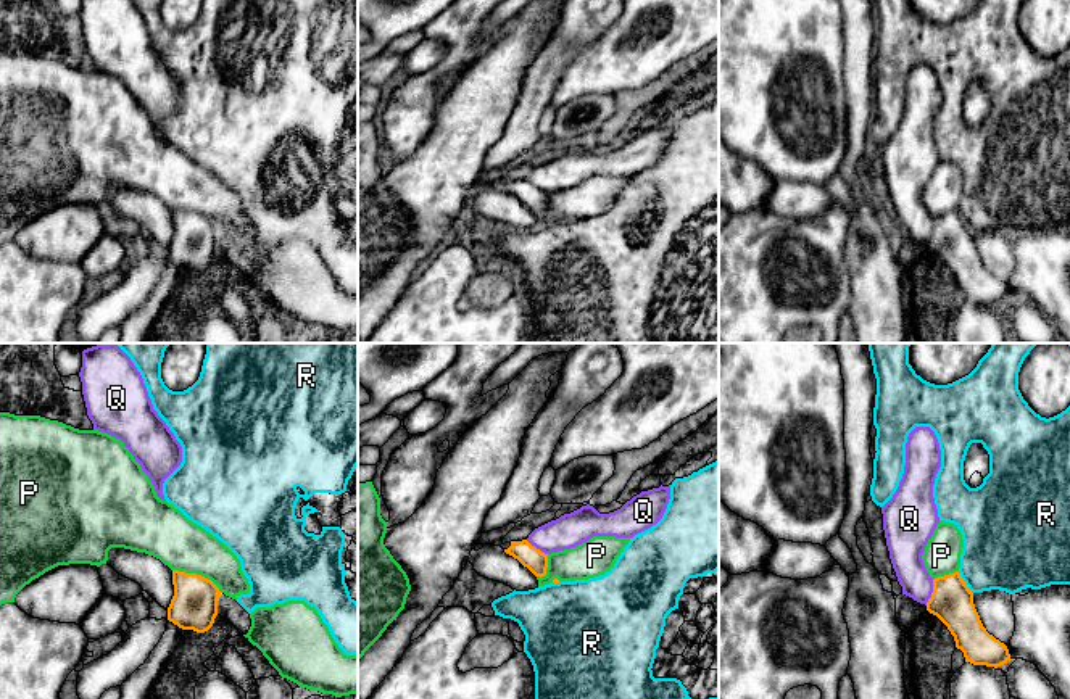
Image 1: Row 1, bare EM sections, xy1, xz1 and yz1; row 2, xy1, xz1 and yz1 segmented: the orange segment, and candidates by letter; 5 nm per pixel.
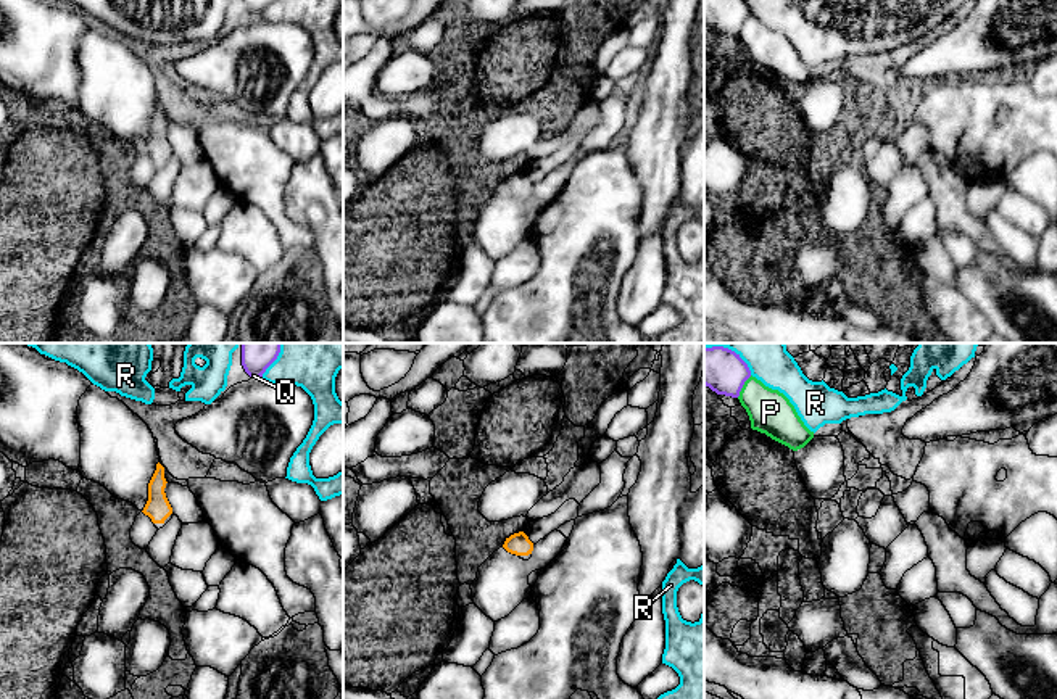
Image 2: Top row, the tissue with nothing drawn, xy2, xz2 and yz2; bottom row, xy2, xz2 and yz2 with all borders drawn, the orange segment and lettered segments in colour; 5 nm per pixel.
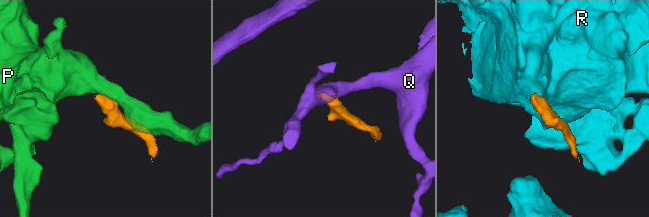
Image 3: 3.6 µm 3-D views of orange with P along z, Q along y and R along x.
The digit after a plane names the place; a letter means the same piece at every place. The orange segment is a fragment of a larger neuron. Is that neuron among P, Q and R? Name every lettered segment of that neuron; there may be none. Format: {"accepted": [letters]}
{"accepted": []}

